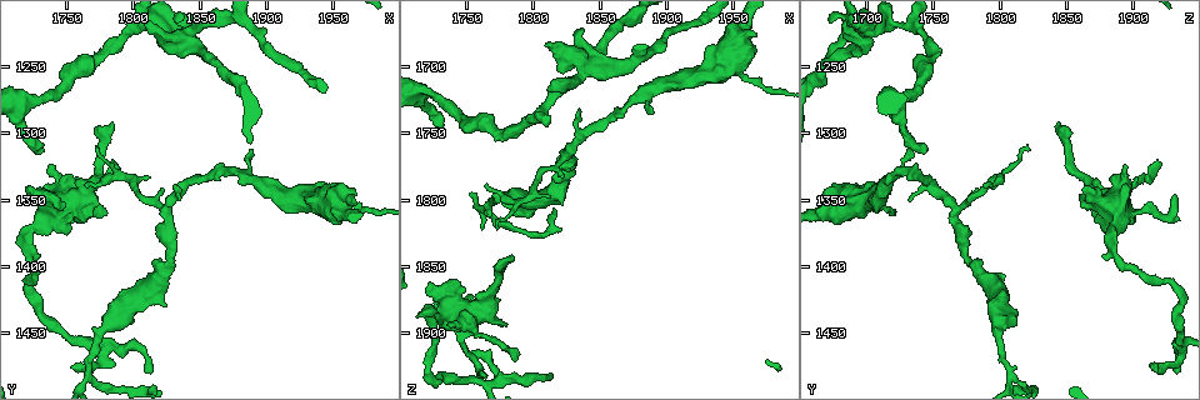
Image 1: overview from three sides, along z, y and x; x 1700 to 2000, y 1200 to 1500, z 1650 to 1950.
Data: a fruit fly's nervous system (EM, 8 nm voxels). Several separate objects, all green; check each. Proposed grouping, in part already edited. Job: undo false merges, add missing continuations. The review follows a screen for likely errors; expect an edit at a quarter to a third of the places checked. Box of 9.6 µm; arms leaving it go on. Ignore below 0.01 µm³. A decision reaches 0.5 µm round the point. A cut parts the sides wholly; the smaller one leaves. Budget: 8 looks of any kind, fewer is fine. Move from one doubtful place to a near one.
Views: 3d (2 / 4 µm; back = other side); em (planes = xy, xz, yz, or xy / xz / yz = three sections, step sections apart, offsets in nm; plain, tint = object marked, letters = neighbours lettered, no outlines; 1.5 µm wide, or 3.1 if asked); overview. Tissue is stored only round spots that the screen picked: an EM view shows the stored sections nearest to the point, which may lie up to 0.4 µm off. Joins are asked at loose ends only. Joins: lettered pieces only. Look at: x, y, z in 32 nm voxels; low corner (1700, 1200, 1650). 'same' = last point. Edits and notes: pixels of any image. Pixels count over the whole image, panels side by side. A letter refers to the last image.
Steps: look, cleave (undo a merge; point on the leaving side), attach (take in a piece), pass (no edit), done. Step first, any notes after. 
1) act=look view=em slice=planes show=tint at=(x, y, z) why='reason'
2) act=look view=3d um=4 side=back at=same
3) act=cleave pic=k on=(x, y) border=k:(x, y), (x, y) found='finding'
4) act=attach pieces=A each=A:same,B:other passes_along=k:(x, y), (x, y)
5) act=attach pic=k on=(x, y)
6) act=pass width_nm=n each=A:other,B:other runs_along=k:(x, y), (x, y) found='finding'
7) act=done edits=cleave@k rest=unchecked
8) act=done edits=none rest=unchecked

act=look view=em slice=planes show=letters at=(1808, 1476, 1934) why='free end'

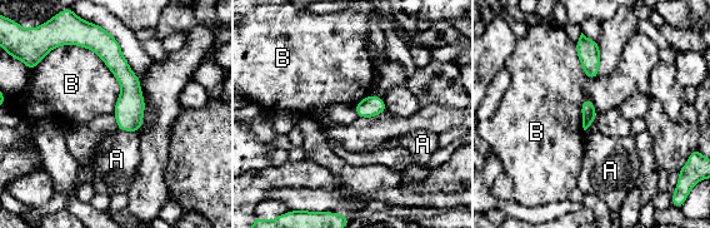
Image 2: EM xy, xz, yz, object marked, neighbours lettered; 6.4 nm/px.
act=pass each=A:other,B:other runs_along=2:(106, 39), (130, 84), (135, 128) found='no lettered piece goes on from it'

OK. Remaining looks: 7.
act=look view=em slice=planes show=tint at=(1722, 1416, 1934) why='abrupt turn'

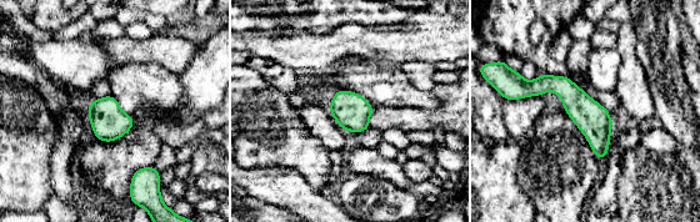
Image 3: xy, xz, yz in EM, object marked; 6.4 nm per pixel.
act=look view=em slice=planes show=letters at=same

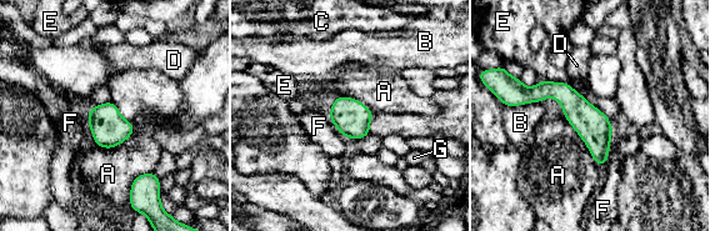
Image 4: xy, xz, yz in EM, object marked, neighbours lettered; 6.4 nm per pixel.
act=pass width_nm=220 each=A:other,B:other,C:other,D:other,E:other,F:other,G:other runs_along=4:(516, 103), (559, 93), (604, 160) found='all the same neuron'

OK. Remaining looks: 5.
act=look view=em slice=planes show=tint at=(1768, 1334, 1866) why='thick turns thin'

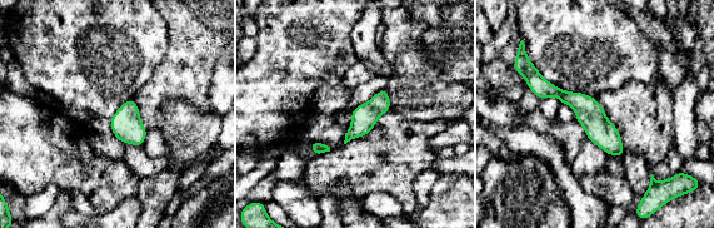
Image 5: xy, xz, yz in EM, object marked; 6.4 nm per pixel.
act=look view=em slice=planes show=letters at=same

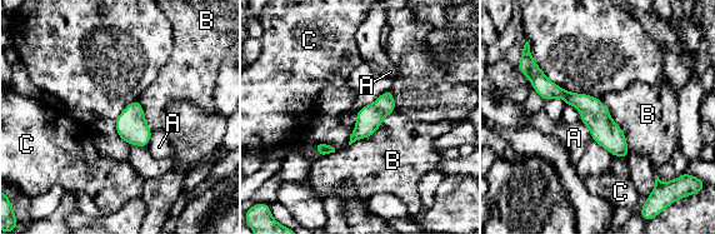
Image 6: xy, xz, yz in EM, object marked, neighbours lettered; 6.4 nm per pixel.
act=pass longest_contact=B:420nm each=A:other,B:other,C:other border=6:(599, 98), (624, 133), (630, 153) found='all the same neuron'

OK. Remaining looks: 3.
act=done edits=none rest=unchecked

